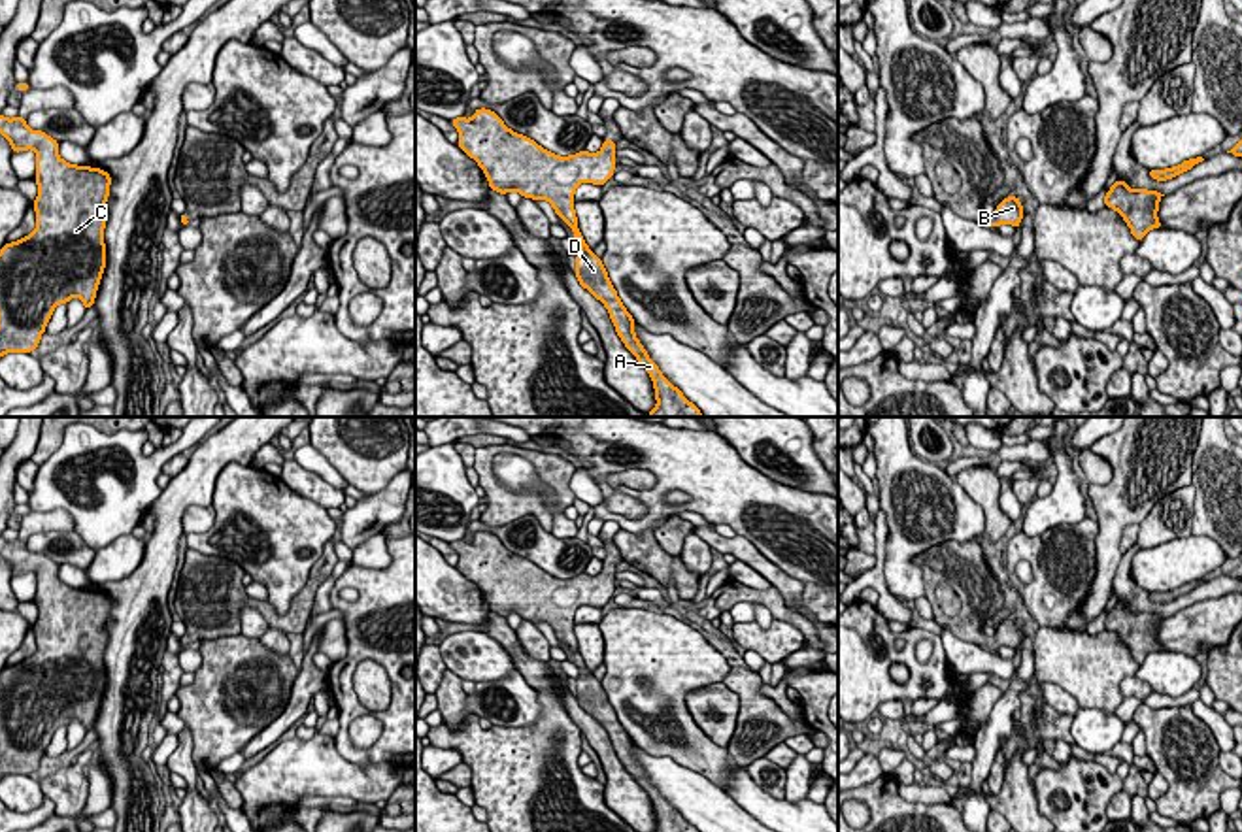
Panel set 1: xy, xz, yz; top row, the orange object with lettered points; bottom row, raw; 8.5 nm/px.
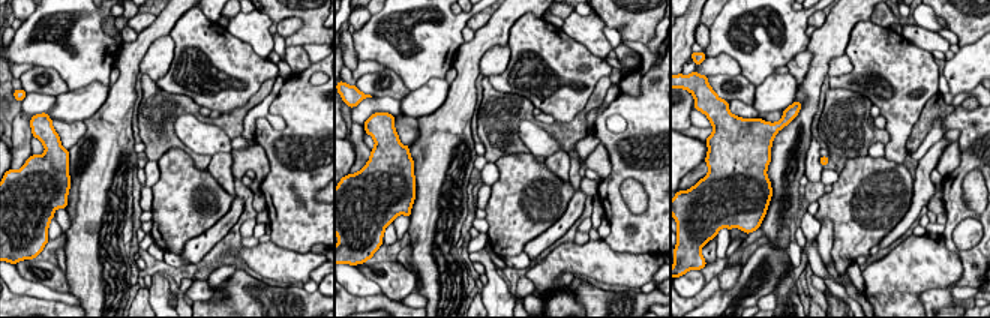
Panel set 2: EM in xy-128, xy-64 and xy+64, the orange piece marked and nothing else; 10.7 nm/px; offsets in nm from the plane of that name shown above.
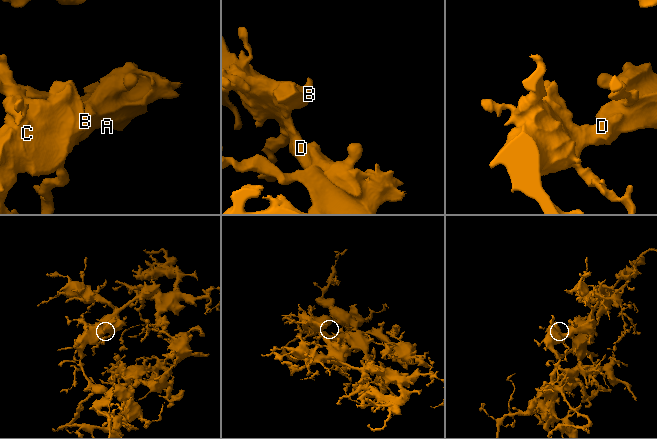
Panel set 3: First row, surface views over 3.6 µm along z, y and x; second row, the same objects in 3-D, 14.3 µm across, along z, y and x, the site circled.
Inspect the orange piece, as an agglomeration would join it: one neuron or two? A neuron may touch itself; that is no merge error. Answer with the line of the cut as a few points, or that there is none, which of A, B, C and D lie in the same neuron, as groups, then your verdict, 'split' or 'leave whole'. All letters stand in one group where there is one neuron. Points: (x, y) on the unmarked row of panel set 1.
cut none; groups A B C D; leave whole

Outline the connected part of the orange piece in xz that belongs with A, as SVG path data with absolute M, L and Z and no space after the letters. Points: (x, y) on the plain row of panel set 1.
M485 530L476 532L472 541L451 541L451 547L459 553L457 568L479 587L493 613L500 617L517 613L523 621L547 623L557 640L570 647L574 664L579 668L576 700L583 711L606 728L617 758L647 792L655 809L655 832L698 832L651 785L634 757L632 738L619 723L602 683L587 670L578 651L576 609L579 606L602 609L613 598L615 564L604 560L598 575L583 572L570 579L559 579L534 562L510 553L495 534Z

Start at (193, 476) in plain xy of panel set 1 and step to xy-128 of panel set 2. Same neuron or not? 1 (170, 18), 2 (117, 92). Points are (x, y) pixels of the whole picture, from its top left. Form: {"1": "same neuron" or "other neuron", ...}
{"1": "same neuron", "2": "same neuron"}

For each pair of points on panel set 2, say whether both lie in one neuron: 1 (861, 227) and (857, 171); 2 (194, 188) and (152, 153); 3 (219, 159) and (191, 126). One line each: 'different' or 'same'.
1: same
2: different
3: different

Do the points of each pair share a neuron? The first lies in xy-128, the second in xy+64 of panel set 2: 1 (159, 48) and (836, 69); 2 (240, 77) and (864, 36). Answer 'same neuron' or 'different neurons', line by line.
1: same neuron
2: same neuron

